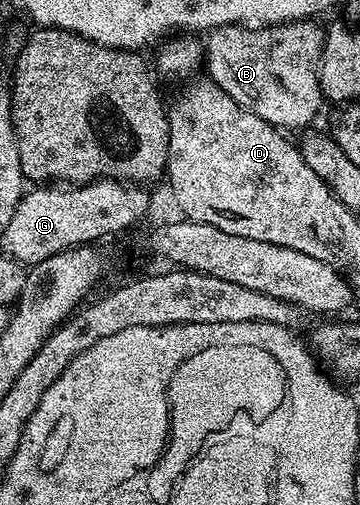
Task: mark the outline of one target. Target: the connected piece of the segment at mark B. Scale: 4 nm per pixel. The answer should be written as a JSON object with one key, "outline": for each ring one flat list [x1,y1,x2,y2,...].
{"outline":[[306,19,303,21,284,21,282,25,264,25,262,29,249,29,246,25,224,25,218,29,212,30,208,34,207,40,204,42,205,60,203,62,203,69,208,80,213,81,218,87,227,95,231,95,231,99,235,99,235,103,239,103,245,109,249,109,255,115,259,115,259,119,263,119,267,123,277,126,282,131,290,131,289,129,299,129,303,125,309,125,317,117,317,112,323,106,323,98,321,96,321,52,325,46,324,28,320,29,317,26,318,22,313,19]]}

